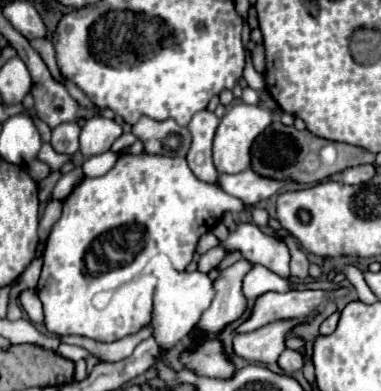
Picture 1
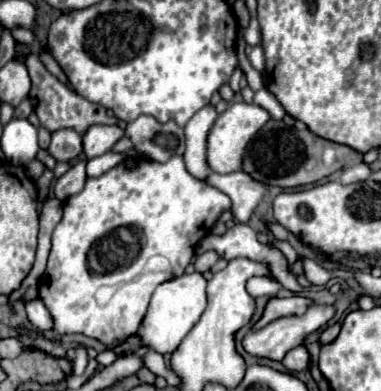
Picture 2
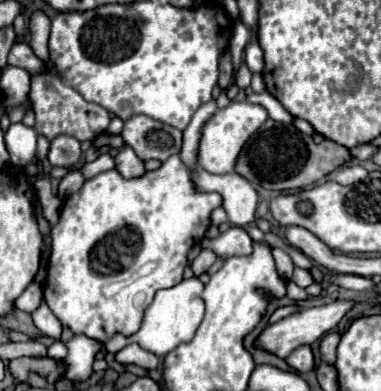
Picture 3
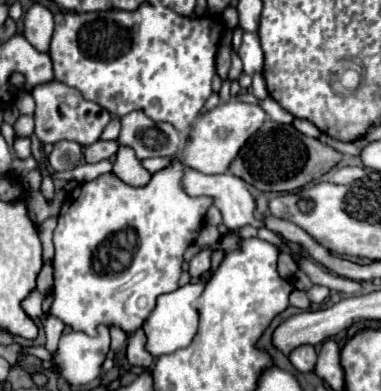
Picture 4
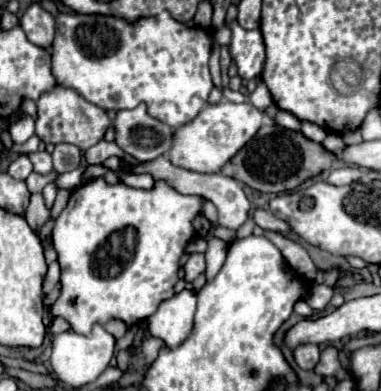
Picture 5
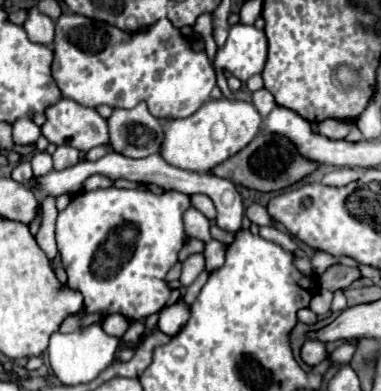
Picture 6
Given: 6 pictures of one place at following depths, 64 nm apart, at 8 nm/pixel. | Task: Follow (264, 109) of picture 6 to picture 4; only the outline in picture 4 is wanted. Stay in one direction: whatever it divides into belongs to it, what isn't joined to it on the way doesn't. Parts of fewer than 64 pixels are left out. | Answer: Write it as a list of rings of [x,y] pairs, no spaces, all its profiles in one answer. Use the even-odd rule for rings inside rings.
[[[256,74],[256,76],[252,76],[252,78],[254,78],[252,94],[256,96],[256,100],[264,100],[264,98],[268,98],[268,90],[266,90],[266,82],[264,82],[262,74]]]

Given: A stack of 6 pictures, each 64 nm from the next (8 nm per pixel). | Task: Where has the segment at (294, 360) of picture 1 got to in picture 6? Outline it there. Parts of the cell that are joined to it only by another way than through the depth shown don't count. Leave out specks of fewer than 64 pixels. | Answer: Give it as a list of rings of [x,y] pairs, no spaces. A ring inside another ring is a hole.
[[[308,340],[302,346],[300,356],[302,356],[302,360],[308,366],[316,366],[316,364],[320,364],[320,362],[324,362],[328,358],[328,350],[326,350],[326,344],[324,342],[320,342],[320,340]]]

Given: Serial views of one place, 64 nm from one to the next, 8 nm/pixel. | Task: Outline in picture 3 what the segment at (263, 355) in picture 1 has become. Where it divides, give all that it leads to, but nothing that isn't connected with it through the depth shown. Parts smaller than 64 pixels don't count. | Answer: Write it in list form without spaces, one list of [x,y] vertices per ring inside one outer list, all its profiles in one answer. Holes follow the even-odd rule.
[[[336,300],[332,304],[324,304],[324,306],[316,306],[316,308],[306,308],[306,310],[298,310],[294,314],[290,314],[288,318],[282,318],[276,324],[270,324],[262,336],[258,338],[256,346],[258,348],[266,348],[268,352],[286,358],[294,348],[302,346],[302,344],[314,344],[316,340],[320,340],[324,334],[336,330],[338,322],[354,308],[352,300]]]

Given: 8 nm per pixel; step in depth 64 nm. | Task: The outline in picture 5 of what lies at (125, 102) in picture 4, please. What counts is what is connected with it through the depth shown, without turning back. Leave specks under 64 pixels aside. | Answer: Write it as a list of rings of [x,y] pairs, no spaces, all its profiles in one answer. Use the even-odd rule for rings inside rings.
[[[168,12],[154,18],[142,18],[128,22],[112,16],[86,16],[86,14],[58,14],[56,16],[56,38],[52,44],[52,74],[62,88],[76,90],[84,100],[104,110],[130,110],[140,102],[148,104],[148,114],[160,122],[178,128],[208,104],[208,94],[214,88],[210,70],[210,36],[204,30],[188,28],[176,22]]]

